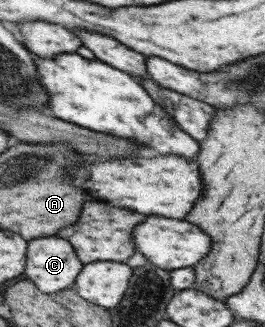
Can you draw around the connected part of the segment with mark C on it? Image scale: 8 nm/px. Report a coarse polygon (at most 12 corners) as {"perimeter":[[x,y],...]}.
{"perimeter":[[59,236],[31,240],[27,272],[41,292],[71,288],[81,268]]}

